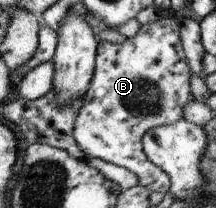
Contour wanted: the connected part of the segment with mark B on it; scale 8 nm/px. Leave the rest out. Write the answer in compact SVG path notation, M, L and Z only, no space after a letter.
M159 17L156 21L141 25L134 38L126 38L121 44L99 40L96 55L95 76L79 105L77 115L77 144L85 157L100 158L108 163L123 166L140 177L140 185L150 192L169 191L169 175L149 160L144 152L144 136L152 128L173 124L183 119L183 108L191 100L189 90L189 64L179 40L179 24L173 18Z

